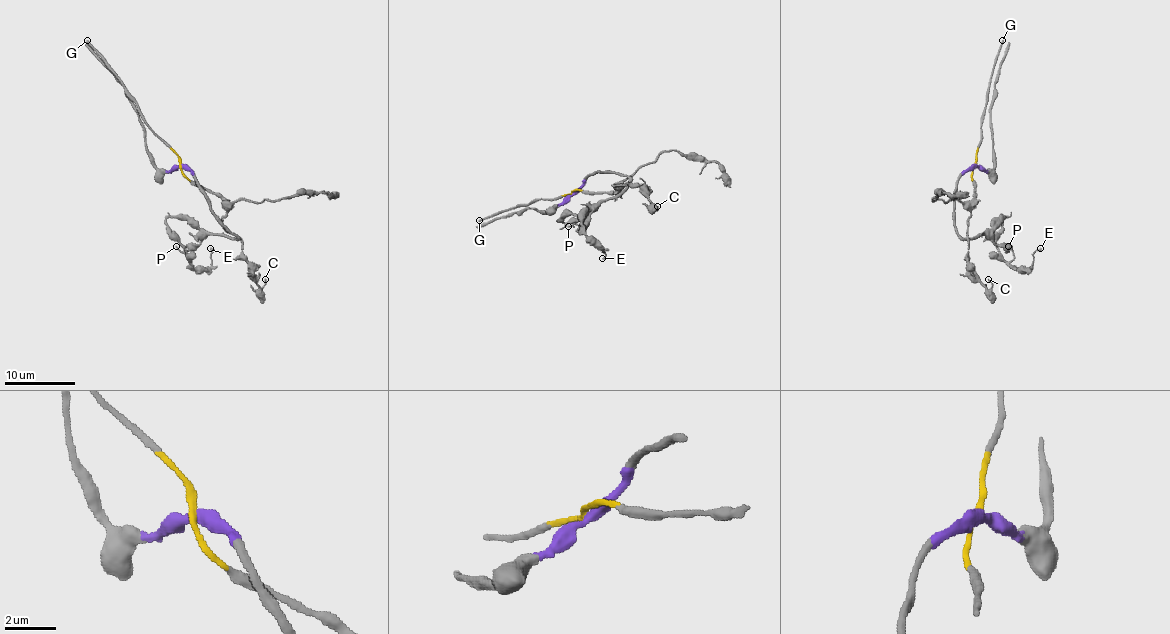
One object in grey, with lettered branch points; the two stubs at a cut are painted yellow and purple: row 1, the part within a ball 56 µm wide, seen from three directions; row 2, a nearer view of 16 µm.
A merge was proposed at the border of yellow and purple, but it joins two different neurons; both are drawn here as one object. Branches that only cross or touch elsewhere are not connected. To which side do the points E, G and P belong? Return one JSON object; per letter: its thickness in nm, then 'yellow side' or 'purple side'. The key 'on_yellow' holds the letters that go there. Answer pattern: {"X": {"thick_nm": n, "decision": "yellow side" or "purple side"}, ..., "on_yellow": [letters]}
{"E": {"thick_nm": 200, "decision": "purple side"}, "G": {"thick_nm": 200, "decision": "yellow side"}, "P": {"thick_nm": 80, "decision": "purple side"}, "on_yellow": ["G"]}

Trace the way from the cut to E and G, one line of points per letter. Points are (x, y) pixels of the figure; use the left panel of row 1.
E: (180, 164), (236, 237), (209, 234), (189, 244), (189, 264), (207, 268), (211, 248)
G: (180, 164), (180, 159), (148, 125), (123, 83), (86, 40)

